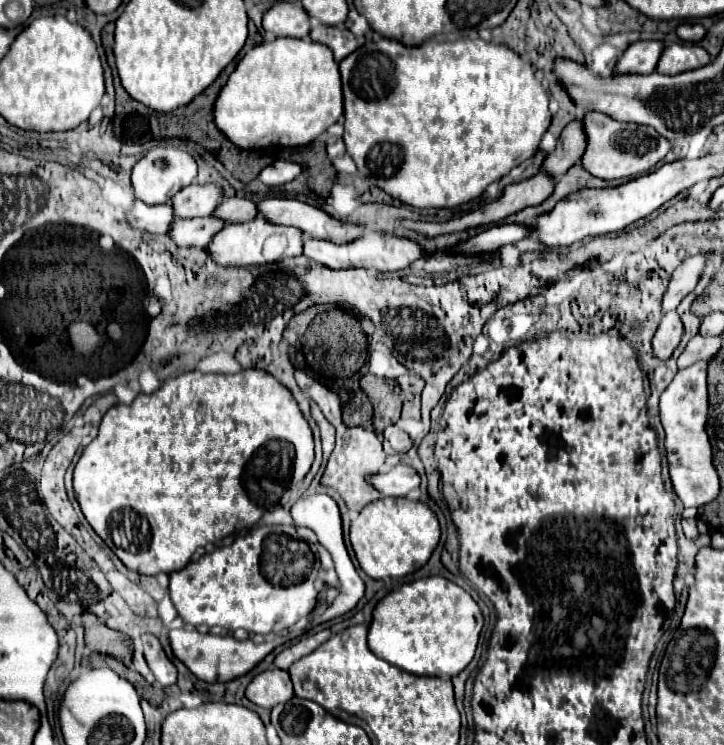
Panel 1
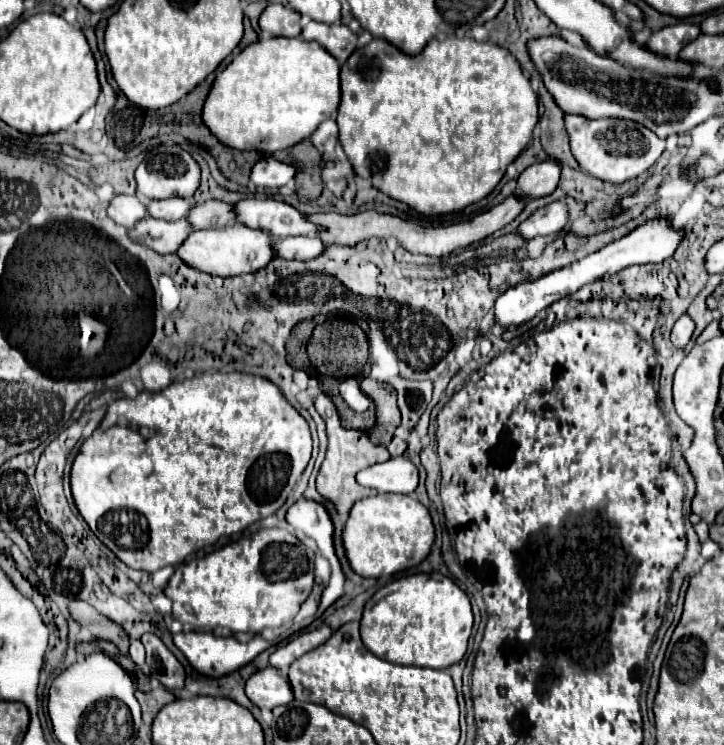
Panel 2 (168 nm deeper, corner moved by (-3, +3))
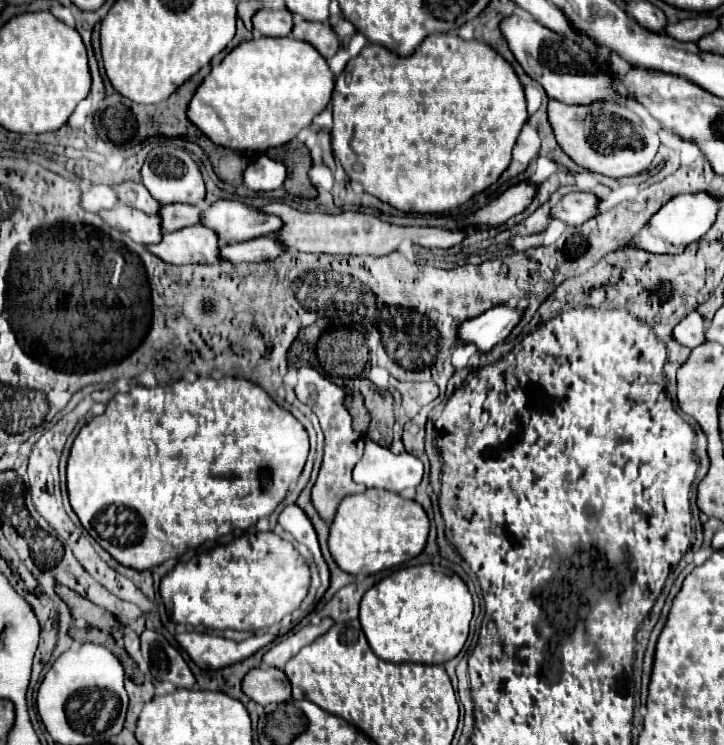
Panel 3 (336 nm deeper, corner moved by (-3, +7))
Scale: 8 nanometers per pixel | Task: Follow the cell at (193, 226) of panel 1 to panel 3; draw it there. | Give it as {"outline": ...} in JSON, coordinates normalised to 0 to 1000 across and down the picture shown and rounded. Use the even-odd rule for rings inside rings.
{"outline":[[[163,275],[152,283],[138,283],[138,291],[166,313],[174,313],[182,323],[193,329],[215,329],[224,323],[224,302],[218,289],[202,289],[191,281]]]}

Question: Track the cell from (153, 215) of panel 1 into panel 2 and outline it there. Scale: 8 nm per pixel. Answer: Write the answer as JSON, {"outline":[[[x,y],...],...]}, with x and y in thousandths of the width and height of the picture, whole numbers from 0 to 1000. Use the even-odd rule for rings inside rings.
{"outline":[[[160,262],[152,270],[146,283],[155,297],[160,297],[163,302],[169,302],[174,307],[180,307],[180,302],[185,302],[185,297],[204,291],[202,275],[188,262]]]}

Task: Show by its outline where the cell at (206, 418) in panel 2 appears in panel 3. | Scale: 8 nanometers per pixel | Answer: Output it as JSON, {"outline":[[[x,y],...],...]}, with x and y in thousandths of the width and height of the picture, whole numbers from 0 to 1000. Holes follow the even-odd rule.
{"outline":[[[273,506],[268,514],[262,511],[243,511],[238,517],[227,519],[182,519],[177,528],[163,528],[146,546],[146,552],[130,562],[124,562],[108,587],[102,589],[97,616],[94,616],[94,667],[102,689],[108,691],[116,710],[169,758],[182,764],[210,764],[238,748],[246,748],[257,742],[260,737],[279,732],[282,726],[300,725],[307,718],[309,705],[320,710],[343,710],[351,705],[359,694],[373,691],[381,678],[392,670],[398,651],[412,643],[420,630],[425,613],[425,579],[420,570],[395,549],[390,549],[359,517],[340,511],[340,509],[323,509],[323,506],[307,506],[304,511],[290,506]]]}

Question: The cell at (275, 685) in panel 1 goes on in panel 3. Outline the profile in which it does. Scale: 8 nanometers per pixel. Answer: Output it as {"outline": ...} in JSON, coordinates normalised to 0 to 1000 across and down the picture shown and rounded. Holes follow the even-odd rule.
{"outline":[[[354,895],[345,898],[334,914],[334,928],[359,946],[390,944],[403,936],[401,917],[387,898]]]}

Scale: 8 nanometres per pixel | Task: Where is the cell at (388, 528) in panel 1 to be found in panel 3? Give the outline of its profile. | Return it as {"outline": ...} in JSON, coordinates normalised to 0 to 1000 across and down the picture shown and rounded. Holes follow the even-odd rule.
{"outline":[[[506,656],[503,662],[481,664],[478,672],[472,672],[461,702],[456,705],[453,732],[472,766],[486,772],[514,772],[580,745],[591,723],[591,710],[594,699],[580,675],[541,659]]]}

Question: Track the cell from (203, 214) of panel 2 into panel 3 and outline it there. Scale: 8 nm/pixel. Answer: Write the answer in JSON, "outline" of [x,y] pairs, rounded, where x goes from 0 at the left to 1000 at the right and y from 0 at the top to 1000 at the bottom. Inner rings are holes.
{"outline":[[[238,272],[238,275],[224,275],[221,291],[224,291],[224,310],[246,310],[251,305],[273,302],[273,291],[279,289],[279,281],[273,275],[257,275],[257,272]]]}

